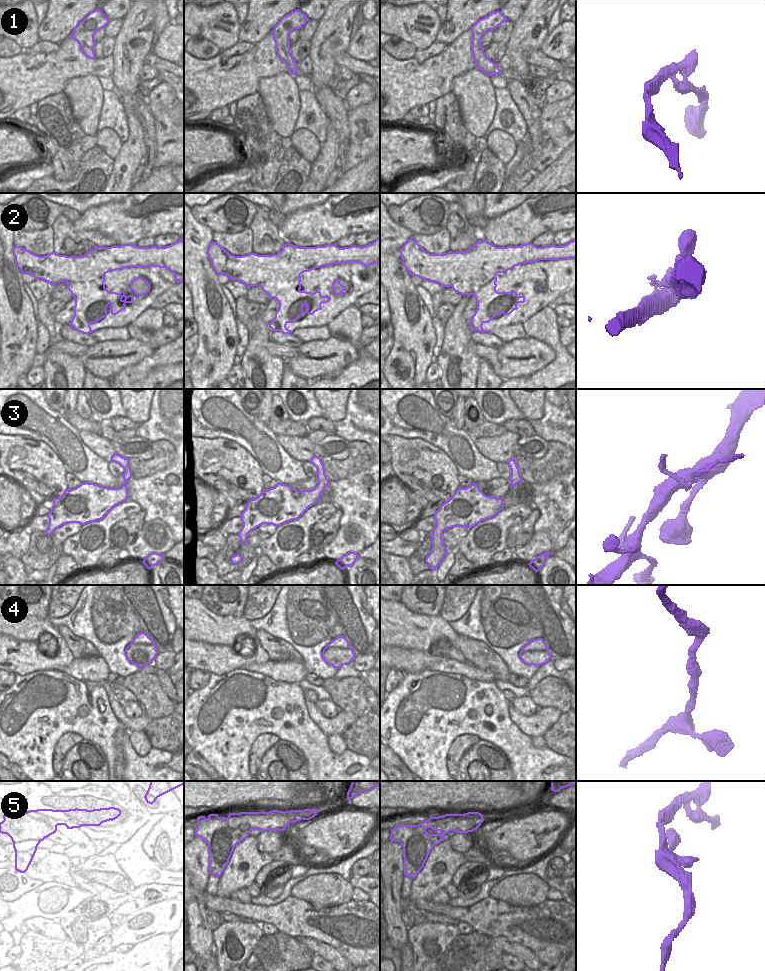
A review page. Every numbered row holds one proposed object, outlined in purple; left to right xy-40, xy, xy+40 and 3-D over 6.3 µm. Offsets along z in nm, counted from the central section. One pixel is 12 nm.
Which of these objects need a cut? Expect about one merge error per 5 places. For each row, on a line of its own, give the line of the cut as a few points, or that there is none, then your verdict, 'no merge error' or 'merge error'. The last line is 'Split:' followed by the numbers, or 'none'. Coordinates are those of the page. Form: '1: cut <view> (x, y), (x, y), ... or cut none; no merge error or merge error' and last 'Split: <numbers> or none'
1: cut none; no merge error
2: cut xy+40 (495, 282), (479, 286), (456, 282), (451, 286); merge error
3: cut xy (326, 478), (318, 483); merge error
4: cut none; no merge error
5: cut xy (244, 812), (244, 822), (250, 830); merge error
Split: 2, 3, 5

